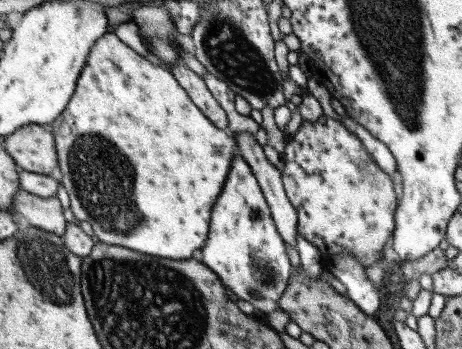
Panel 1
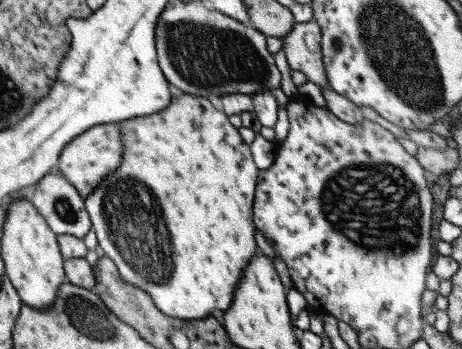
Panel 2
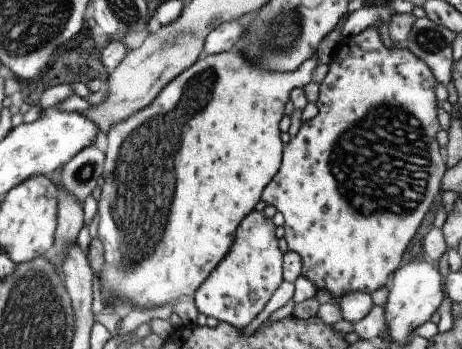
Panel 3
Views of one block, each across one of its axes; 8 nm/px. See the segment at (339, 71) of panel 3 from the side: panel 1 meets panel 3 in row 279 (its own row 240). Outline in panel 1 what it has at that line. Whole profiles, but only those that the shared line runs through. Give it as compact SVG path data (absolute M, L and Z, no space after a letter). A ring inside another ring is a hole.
M325 116L317 118L315 122L301 122L295 134L287 136L285 140L281 164L281 182L289 202L297 212L297 234L321 250L325 262L333 262L339 256L351 256L365 270L373 264L385 262L383 246L387 240L391 240L395 230L399 184L375 164L353 132L347 132L343 124Z

